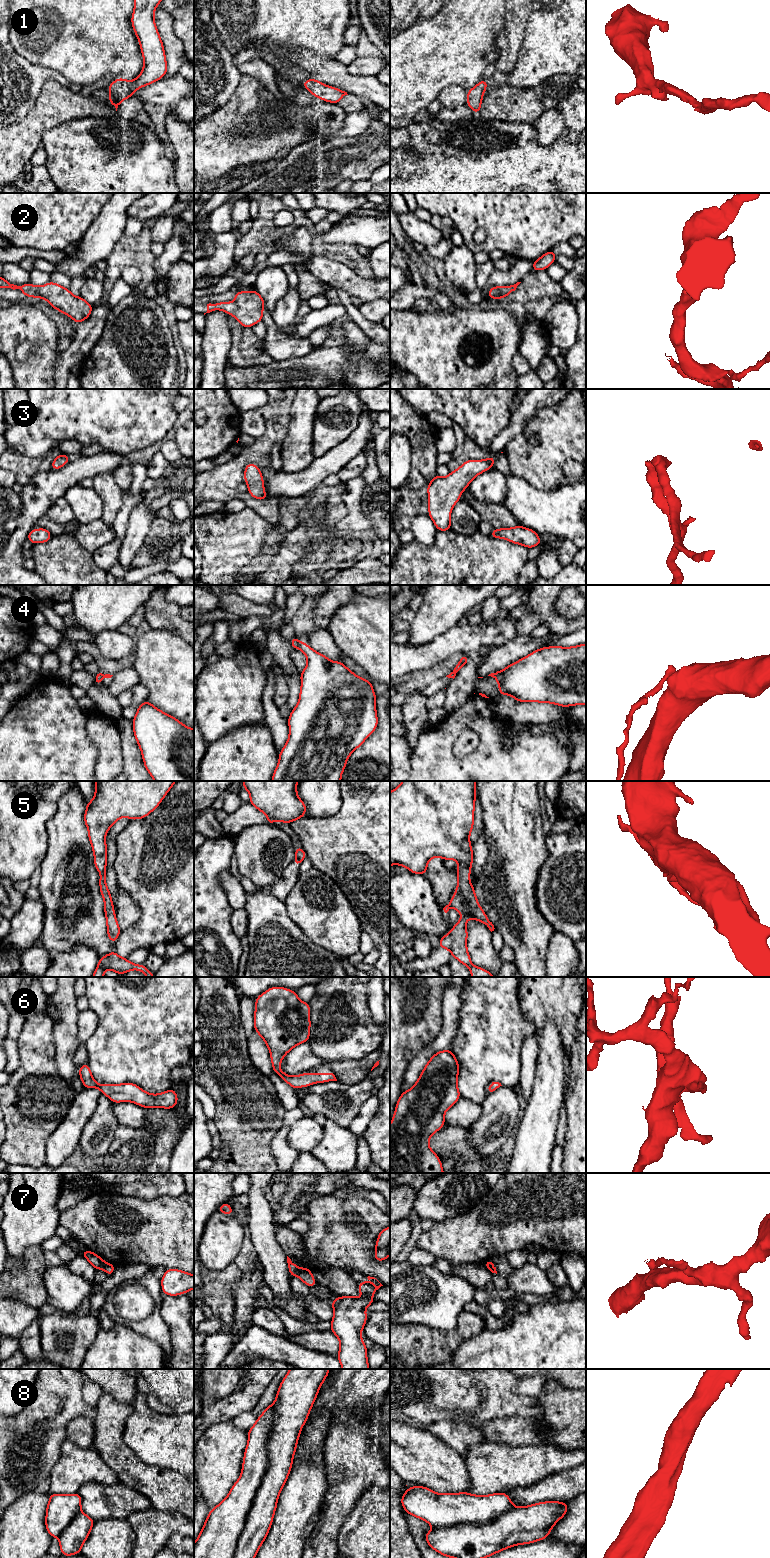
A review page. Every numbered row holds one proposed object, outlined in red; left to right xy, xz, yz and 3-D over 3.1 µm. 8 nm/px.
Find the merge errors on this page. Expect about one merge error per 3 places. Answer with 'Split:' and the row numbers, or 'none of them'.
Split: 4, 5, 7, 8

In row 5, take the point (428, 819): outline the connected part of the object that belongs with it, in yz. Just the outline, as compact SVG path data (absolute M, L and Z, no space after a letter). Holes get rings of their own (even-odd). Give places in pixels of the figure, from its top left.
M403 781L390 792L390 866L401 865L414 874L427 874L431 858L453 859L470 870L473 848L469 836L474 825L476 781Z

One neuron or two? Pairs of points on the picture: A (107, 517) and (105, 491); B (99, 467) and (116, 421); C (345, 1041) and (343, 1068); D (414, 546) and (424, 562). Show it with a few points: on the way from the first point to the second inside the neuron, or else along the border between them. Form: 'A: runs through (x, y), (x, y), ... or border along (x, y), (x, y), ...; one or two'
A: runs through (108, 511), (108, 497); one
B: border along (103, 450), (115, 452), (124, 458); two
C: border along (367, 1055), (353, 1060), (329, 1062); two
D: runs through (414, 550), (420, 558); one

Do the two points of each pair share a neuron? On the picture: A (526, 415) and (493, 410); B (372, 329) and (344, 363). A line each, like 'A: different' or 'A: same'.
A: different
B: different

